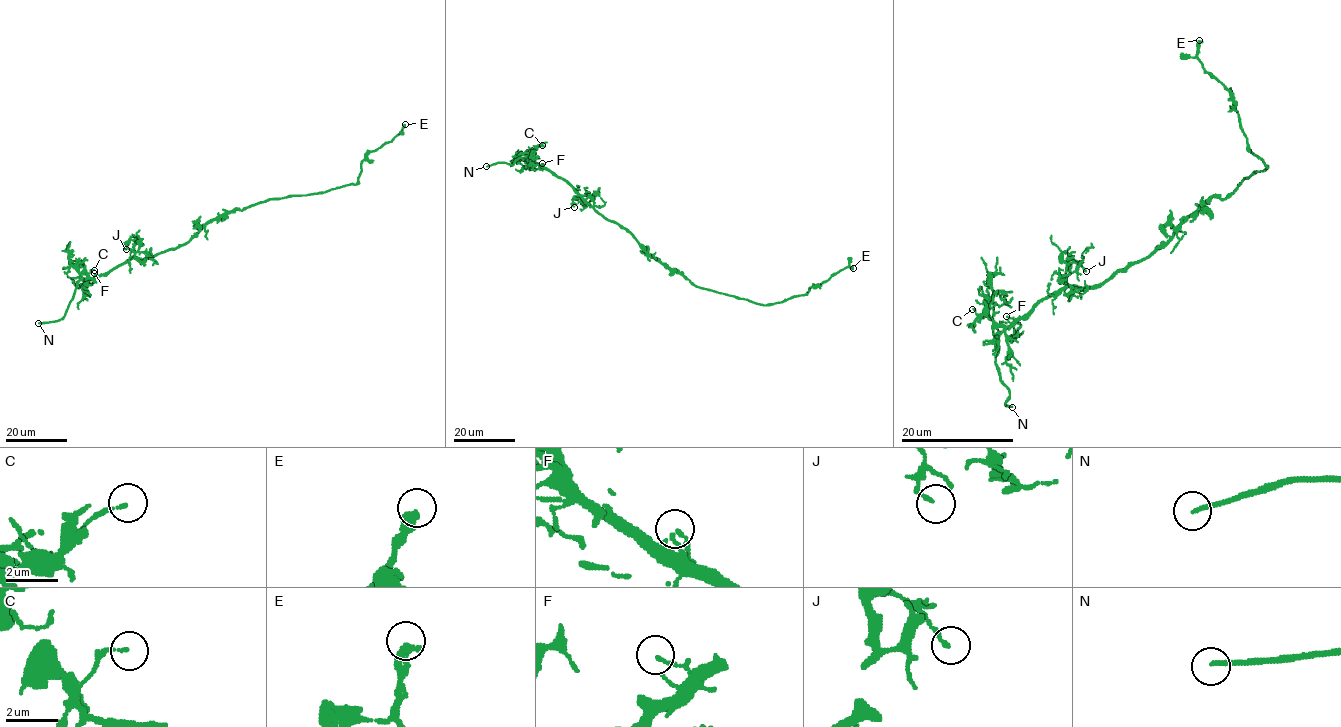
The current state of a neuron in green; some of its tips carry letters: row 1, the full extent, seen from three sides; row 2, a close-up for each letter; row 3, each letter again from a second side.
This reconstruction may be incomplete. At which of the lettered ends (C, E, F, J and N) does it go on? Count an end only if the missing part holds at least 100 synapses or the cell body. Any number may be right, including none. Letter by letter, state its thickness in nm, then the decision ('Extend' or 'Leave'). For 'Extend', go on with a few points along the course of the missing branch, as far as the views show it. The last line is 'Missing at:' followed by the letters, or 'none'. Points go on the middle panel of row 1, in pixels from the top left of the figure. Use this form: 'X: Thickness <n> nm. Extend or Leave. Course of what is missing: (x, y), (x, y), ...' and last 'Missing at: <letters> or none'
C: Thickness 130 nm. Leave
E: Thickness 340 nm. Leave
F: Thickness 160 nm. Leave
J: Thickness 140 nm. Leave
N: Thickness 170 nm. Extend
Missing at: N

